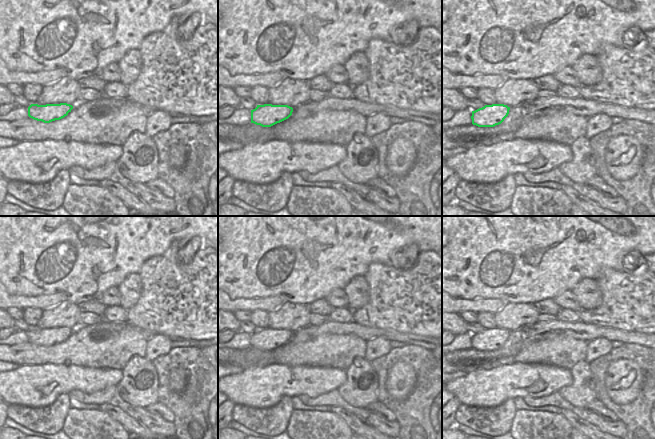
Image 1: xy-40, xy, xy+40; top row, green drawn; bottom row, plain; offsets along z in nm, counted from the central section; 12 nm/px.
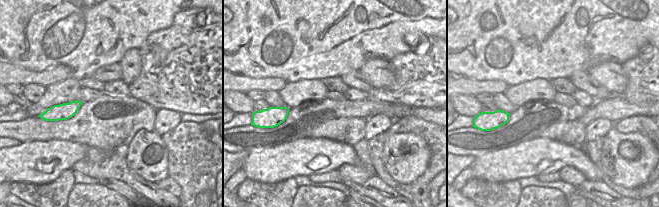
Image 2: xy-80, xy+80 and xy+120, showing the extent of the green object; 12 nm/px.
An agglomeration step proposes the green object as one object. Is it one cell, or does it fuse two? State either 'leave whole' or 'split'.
leave whole

